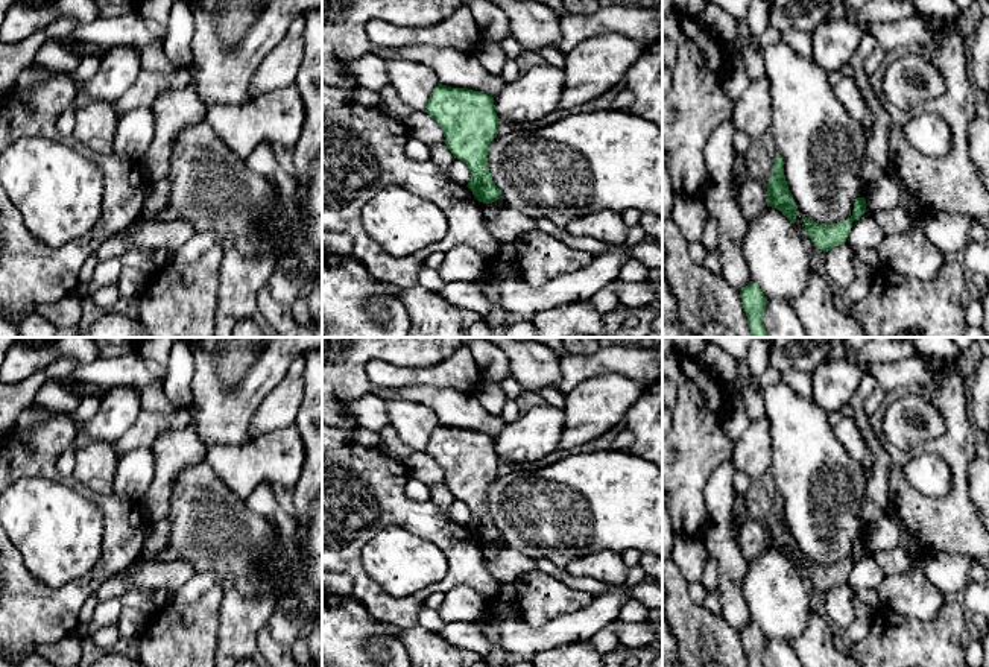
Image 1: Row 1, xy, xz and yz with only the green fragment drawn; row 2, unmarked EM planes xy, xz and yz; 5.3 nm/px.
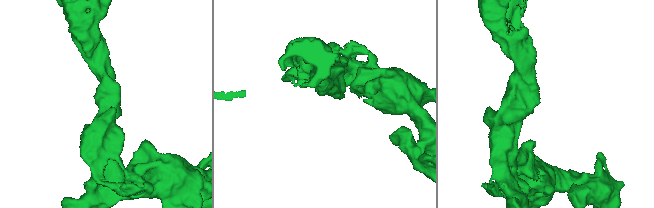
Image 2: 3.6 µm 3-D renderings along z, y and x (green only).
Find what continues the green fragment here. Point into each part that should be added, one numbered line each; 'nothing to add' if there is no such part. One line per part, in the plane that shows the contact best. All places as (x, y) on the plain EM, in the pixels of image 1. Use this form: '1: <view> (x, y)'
nothing to add

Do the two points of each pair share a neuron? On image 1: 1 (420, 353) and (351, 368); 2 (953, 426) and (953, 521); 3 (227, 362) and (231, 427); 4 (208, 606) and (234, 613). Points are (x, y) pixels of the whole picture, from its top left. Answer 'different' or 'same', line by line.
1: same
2: same
3: different
4: different

